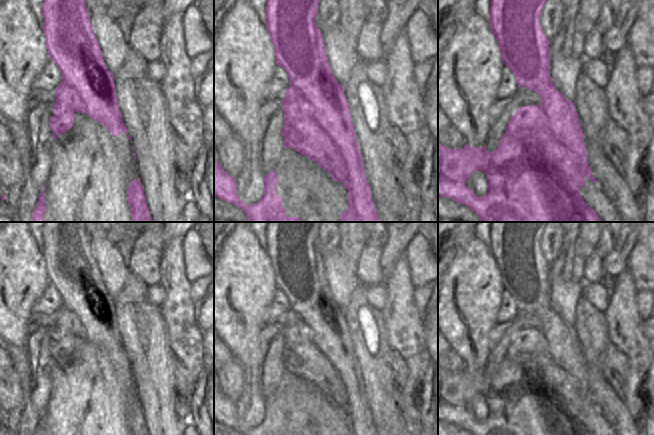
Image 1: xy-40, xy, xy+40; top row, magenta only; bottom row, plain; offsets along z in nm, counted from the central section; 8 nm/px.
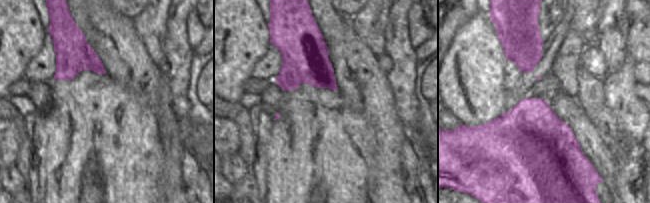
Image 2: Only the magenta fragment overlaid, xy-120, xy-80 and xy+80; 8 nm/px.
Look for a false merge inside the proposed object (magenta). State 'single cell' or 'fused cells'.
fused cells

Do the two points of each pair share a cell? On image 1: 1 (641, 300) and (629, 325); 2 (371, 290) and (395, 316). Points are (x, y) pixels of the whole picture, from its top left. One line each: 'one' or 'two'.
1: two
2: two

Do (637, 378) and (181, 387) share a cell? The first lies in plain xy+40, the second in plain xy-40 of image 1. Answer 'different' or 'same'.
different

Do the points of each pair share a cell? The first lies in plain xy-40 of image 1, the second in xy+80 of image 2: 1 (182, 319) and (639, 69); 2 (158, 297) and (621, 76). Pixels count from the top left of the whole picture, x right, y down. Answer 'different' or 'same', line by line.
1: different
2: different

